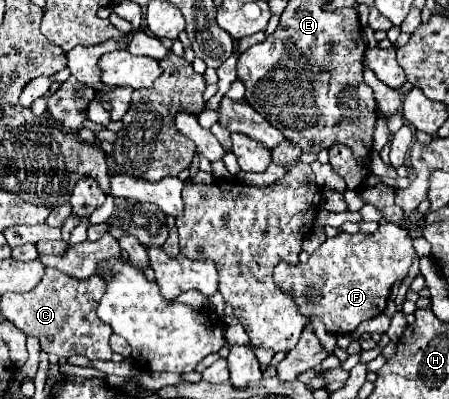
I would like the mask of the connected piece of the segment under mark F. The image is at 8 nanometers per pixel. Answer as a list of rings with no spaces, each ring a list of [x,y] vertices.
[[[380,223],[376,233],[364,235],[364,233],[340,233],[336,237],[328,237],[308,259],[308,263],[298,263],[298,265],[290,265],[290,263],[280,263],[274,269],[274,283],[282,289],[282,291],[292,291],[298,309],[306,315],[306,317],[320,317],[328,331],[334,335],[344,335],[344,333],[352,333],[362,321],[372,319],[376,315],[380,315],[386,309],[386,301],[390,295],[390,289],[396,281],[404,279],[408,273],[408,267],[412,265],[412,261],[416,259],[416,251],[412,247],[412,239],[406,233],[406,229],[394,225],[394,223]]]

